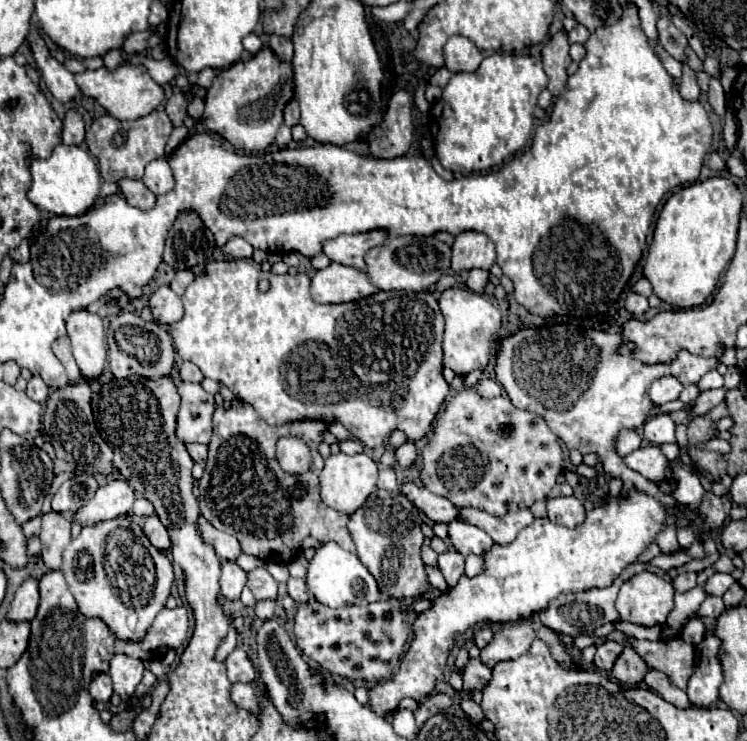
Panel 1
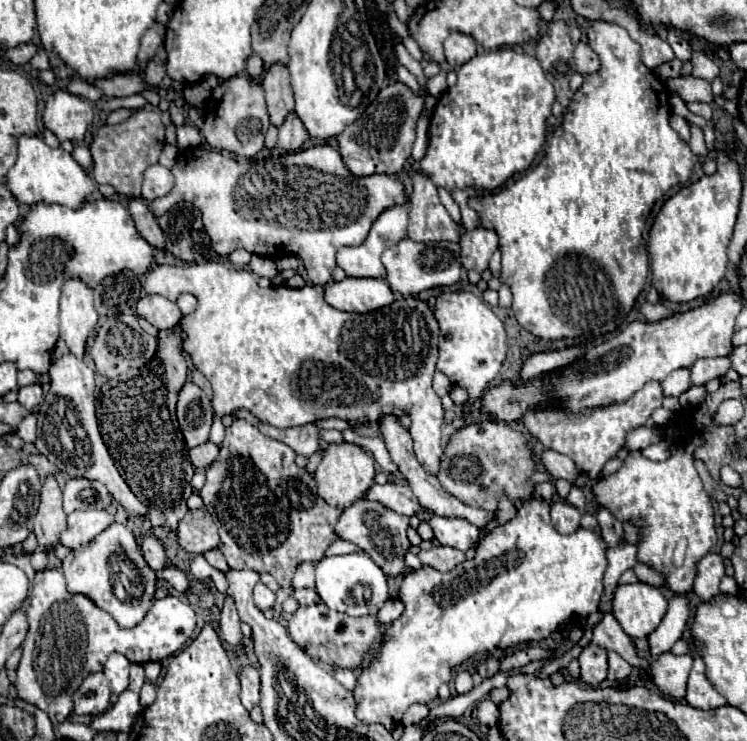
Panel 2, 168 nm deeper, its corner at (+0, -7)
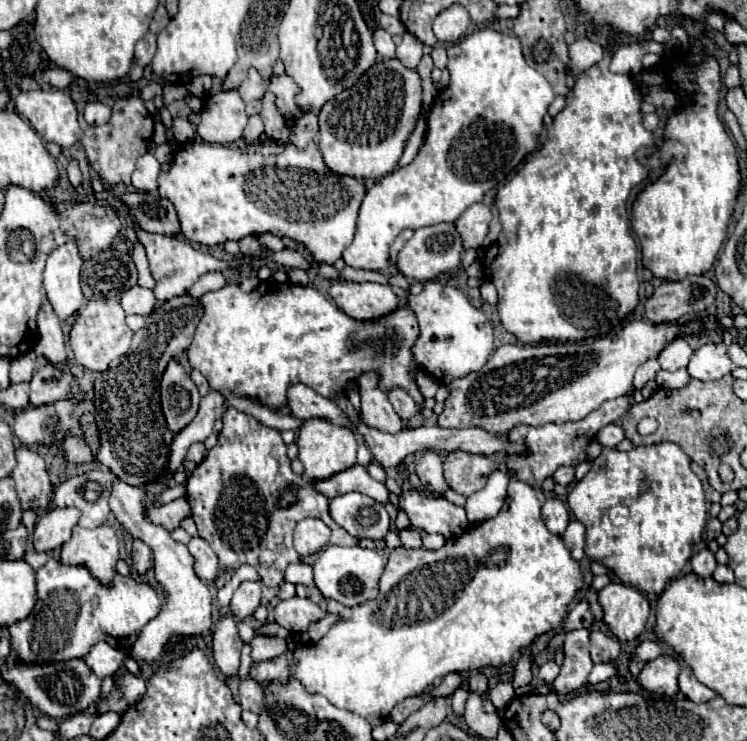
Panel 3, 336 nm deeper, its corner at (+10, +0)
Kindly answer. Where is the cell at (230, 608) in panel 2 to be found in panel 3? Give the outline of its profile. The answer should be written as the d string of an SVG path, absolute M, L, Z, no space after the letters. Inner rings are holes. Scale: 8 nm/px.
M230 613L220 615L218 623L214 625L214 661L226 677L236 675L236 671L240 667L242 647L244 647L244 643L238 635L234 617Z

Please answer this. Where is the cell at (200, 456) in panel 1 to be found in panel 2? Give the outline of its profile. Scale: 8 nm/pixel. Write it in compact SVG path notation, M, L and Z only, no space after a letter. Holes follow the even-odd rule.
M204 442L204 444L196 446L196 448L192 448L188 452L188 456L190 456L190 462L194 464L194 468L206 470L218 458L218 446L212 444L212 442Z

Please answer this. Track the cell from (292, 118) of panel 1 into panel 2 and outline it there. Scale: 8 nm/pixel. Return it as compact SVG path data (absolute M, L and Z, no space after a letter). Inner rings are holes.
M274 64L264 80L262 80L264 92L266 92L266 106L270 114L270 124L280 126L288 112L294 110L294 94L290 88L290 76L288 68L284 64Z

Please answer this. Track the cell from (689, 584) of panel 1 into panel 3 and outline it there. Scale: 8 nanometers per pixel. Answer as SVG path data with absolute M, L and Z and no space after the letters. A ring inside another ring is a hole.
M674 443L634 447L628 453L606 447L602 455L594 459L590 473L580 479L568 495L574 517L586 525L586 555L612 569L622 583L628 583L642 593L662 593L670 581L680 577L706 527L702 483L690 464L690 458Z

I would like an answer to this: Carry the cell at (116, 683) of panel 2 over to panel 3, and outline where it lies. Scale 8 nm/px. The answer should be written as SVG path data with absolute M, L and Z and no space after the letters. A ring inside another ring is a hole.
M100 641L100 643L96 643L96 645L92 647L92 651L84 657L84 661L88 663L88 667L90 667L100 679L104 679L104 677L112 677L112 675L118 671L120 663L124 661L124 651L110 647L106 641Z

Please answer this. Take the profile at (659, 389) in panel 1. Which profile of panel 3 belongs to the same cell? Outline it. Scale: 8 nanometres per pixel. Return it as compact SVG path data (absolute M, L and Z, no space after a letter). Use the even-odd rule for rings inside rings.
M676 339L672 341L660 355L658 355L658 363L664 371L678 371L682 367L688 365L690 357L692 357L692 347L688 345L686 339Z

